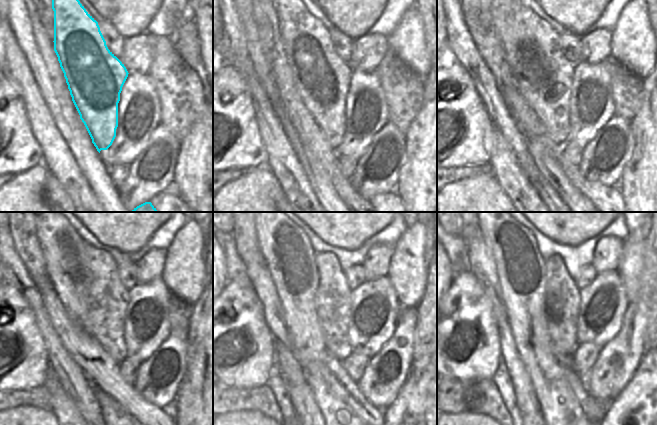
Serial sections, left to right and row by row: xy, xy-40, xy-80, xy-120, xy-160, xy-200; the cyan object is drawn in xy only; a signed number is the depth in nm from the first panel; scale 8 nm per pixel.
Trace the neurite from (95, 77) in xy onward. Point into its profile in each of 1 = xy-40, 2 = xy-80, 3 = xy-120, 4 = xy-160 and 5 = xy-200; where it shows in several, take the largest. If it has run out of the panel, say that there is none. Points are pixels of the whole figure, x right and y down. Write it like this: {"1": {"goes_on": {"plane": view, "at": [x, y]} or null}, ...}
{"1": {"goes_on": {"plane": "xy-40", "at": [321, 77]}}, "2": {"goes_on": {"plane": "xy-80", "at": [543, 76]}}, "3": {"goes_on": {"plane": "xy-120", "at": [106, 299]}}, "4": {"goes_on": {"plane": "xy-160", "at": [333, 300]}}, "5": {"goes_on": {"plane": "xy-200", "at": [562, 296]}}}

